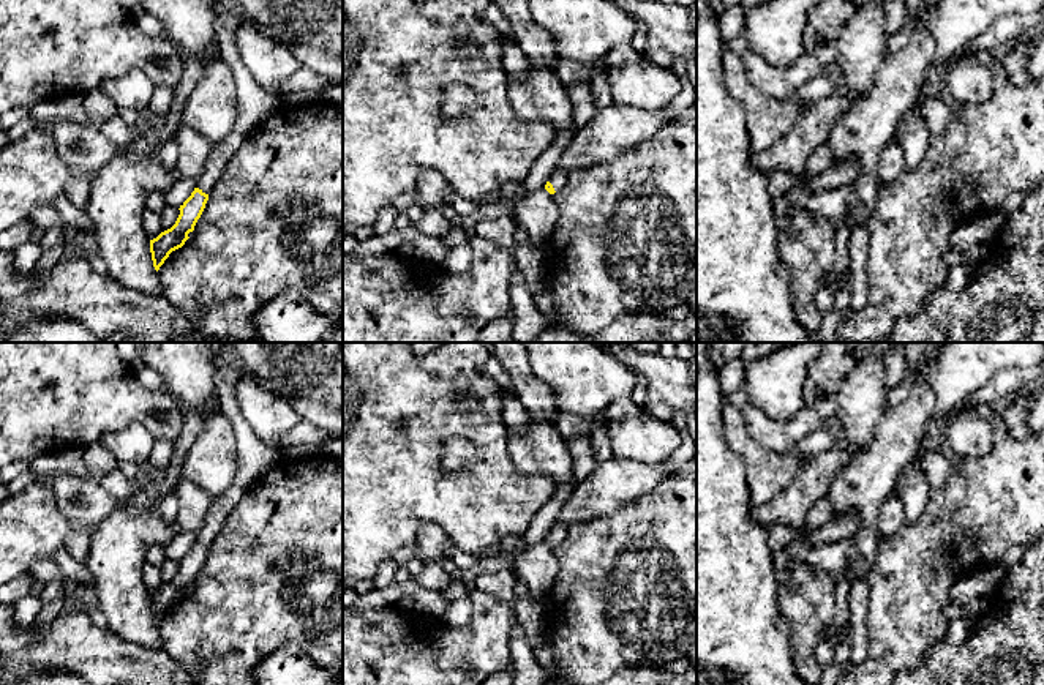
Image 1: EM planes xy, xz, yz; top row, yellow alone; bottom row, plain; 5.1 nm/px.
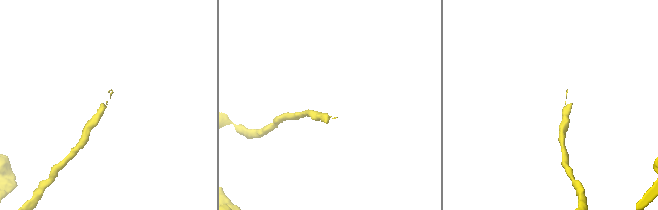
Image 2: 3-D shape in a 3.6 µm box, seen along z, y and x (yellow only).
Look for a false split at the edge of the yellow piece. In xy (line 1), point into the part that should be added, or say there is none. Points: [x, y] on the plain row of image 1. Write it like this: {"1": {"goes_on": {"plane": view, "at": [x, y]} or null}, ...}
{"1": {"goes_on": {"plane": "xy", "at": [255, 458]}}}

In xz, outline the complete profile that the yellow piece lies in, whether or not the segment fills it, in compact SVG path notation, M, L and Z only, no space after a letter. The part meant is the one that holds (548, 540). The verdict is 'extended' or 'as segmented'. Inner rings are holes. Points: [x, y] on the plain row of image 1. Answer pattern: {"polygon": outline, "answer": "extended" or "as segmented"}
{"polygon": "M556 521L553 524L553 527L550 529L545 543L550 548L554 548L556 545L559 545L561 541L564 541L564 538L567 537L567 530L569 530L569 524L562 524L559 521Z", "answer": "extended"}

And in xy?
{"polygon": "M216 342L213 354L220 410L232 425L238 467L232 486L221 499L212 502L204 526L194 532L196 541L180 559L180 568L175 578L150 593L150 606L156 625L169 608L182 601L190 592L188 587L194 584L208 554L208 548L223 529L229 513L242 500L251 485L284 458L281 448L269 447L256 437L240 412L235 396L235 384L242 372L240 368Z", "answer": "extended"}

